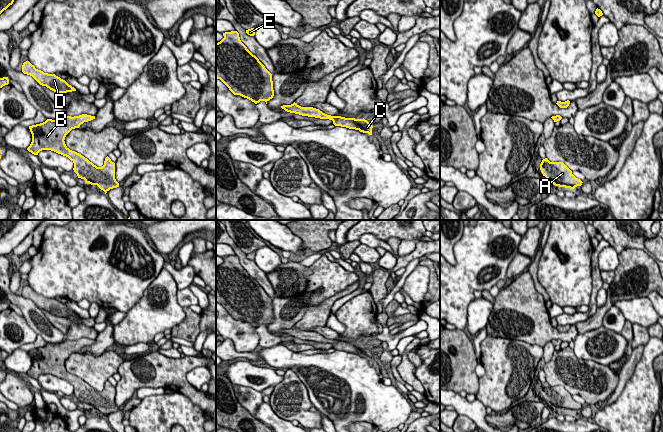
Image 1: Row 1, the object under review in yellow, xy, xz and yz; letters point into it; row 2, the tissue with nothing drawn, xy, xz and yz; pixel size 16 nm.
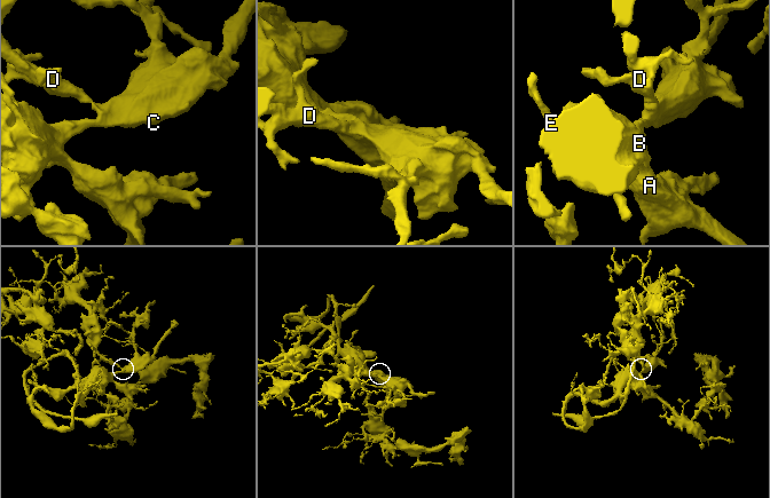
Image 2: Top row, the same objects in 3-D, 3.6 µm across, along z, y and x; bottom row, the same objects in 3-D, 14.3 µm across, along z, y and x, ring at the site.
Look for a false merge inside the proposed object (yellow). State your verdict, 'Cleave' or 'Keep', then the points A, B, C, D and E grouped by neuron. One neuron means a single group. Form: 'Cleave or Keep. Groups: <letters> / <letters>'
Keep. Groups: A B C D E

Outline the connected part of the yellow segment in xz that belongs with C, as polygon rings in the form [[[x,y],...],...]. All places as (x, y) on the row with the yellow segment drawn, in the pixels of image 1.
[[[295,102],[291,105],[283,105],[281,106],[281,108],[287,112],[299,114],[302,116],[315,117],[320,119],[329,119],[333,121],[333,124],[335,126],[355,129],[355,130],[359,130],[360,132],[368,133],[369,135],[372,135],[373,125],[369,123],[367,120],[365,120],[364,118],[355,119],[355,118],[345,118],[341,116],[331,116],[313,107],[301,107]]]

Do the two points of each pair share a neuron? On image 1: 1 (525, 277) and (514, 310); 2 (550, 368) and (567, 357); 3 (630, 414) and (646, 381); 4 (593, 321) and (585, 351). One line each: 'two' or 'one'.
1: one
2: one
3: one
4: two

